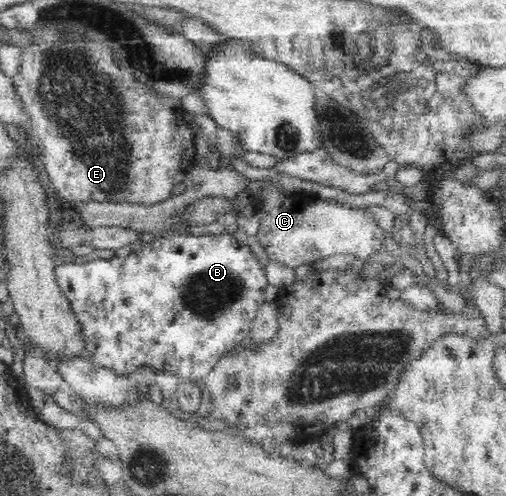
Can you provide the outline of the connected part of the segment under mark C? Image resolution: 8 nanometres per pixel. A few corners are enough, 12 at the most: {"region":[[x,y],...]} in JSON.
{"region":[[265,185],[258,242],[269,260],[368,259],[384,229],[366,208]]}

